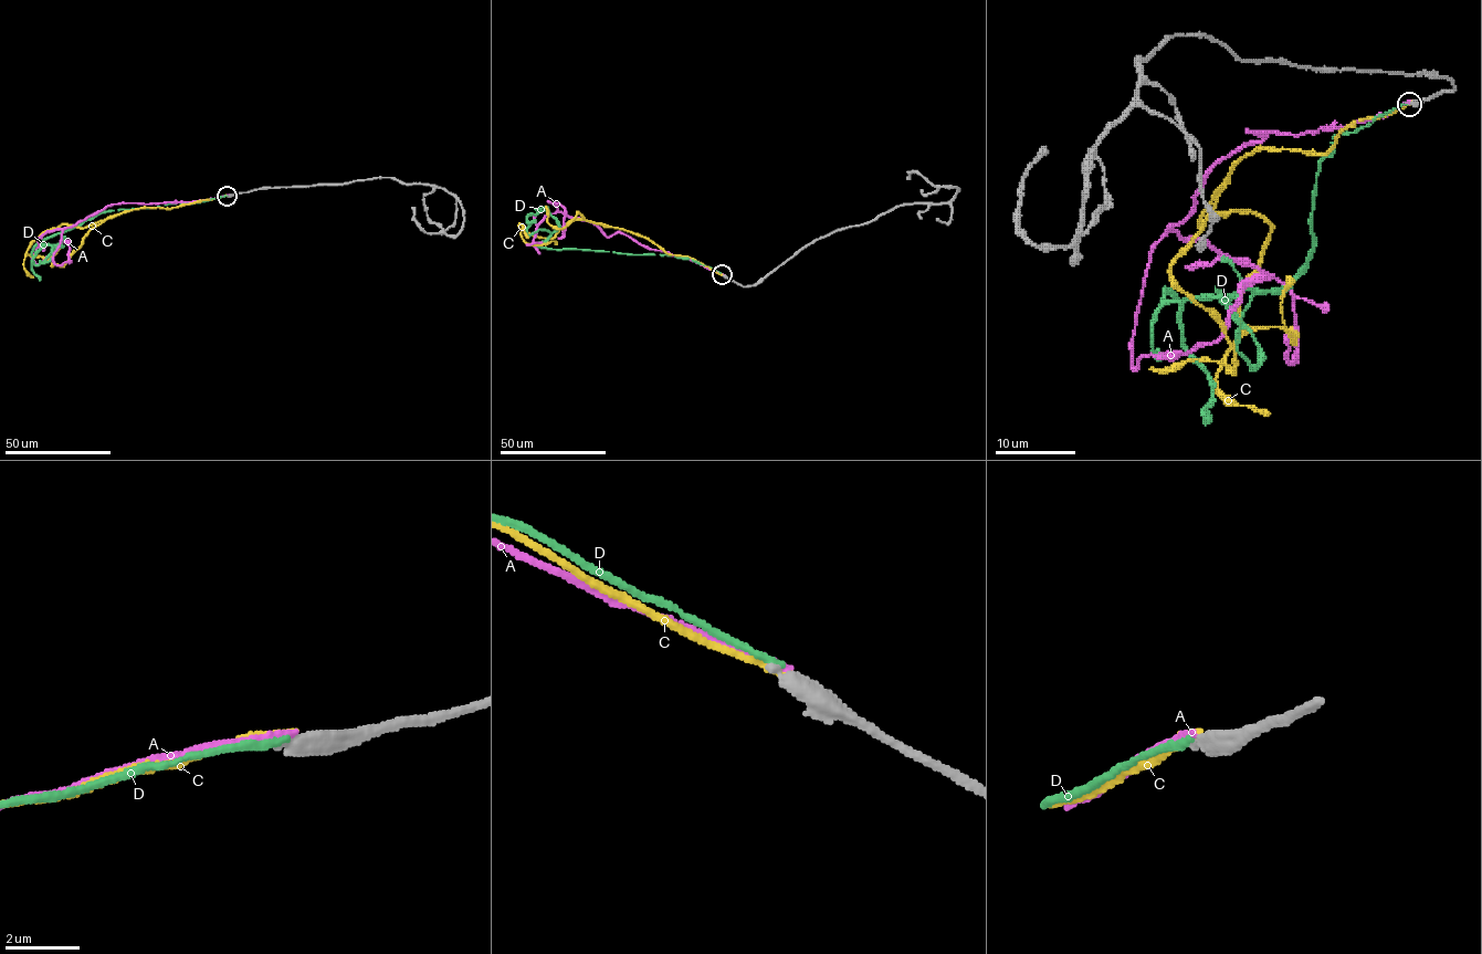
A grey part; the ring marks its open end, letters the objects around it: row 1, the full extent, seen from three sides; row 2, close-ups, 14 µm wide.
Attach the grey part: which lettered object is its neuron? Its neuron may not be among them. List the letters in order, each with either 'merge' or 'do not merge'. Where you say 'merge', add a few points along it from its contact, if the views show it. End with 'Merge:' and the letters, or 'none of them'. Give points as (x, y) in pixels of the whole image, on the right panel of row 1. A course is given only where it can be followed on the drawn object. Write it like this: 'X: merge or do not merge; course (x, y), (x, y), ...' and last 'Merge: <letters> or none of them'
A: do not merge
C: do not merge
D: do not merge
Merge: none of them

